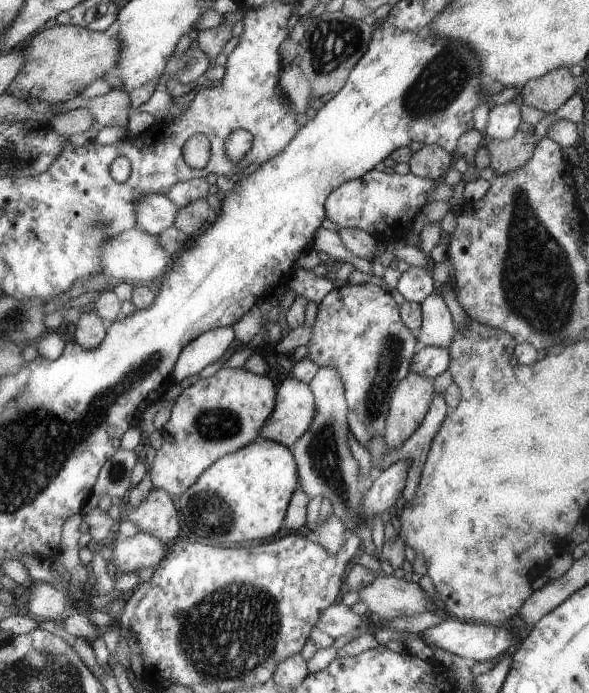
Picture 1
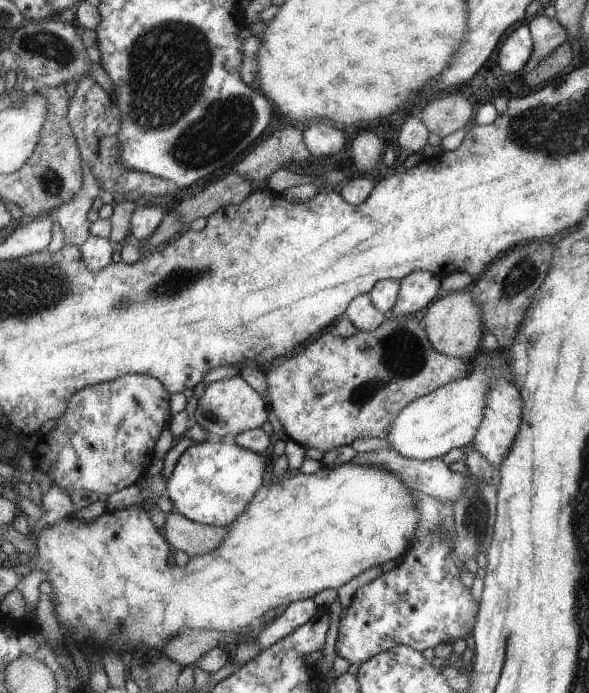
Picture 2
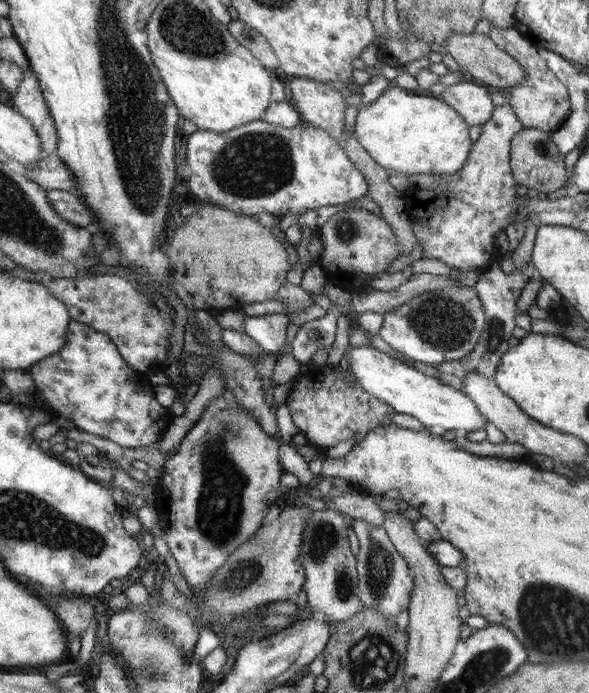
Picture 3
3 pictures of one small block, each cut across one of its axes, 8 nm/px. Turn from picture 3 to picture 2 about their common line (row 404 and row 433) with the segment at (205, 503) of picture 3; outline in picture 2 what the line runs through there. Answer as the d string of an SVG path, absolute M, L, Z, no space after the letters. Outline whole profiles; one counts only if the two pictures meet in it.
M238 375L209 384L198 399L194 418L204 430L209 432L213 439L220 439L228 432L236 436L244 431L262 428L264 422L268 420L267 414L268 406L264 402L264 398L241 375Z

